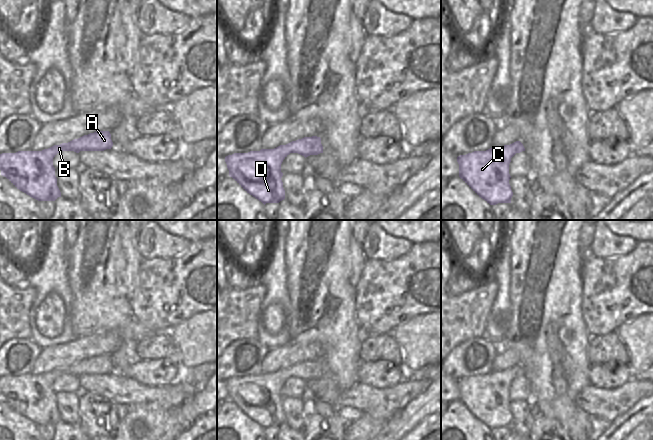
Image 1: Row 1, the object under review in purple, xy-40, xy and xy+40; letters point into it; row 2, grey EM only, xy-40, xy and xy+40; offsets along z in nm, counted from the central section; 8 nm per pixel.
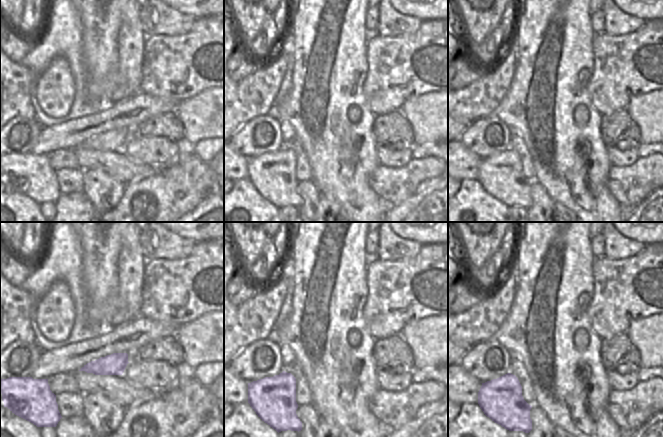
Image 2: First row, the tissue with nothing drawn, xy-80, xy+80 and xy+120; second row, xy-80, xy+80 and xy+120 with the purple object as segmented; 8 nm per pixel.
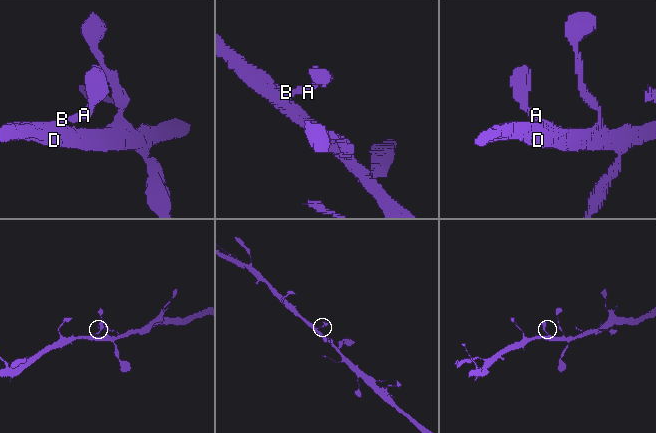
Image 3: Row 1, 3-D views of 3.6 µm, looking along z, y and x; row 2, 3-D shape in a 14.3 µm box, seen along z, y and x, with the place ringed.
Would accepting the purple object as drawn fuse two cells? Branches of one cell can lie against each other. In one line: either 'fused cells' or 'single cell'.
single cell

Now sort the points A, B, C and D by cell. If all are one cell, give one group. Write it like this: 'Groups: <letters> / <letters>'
Groups: A B C D

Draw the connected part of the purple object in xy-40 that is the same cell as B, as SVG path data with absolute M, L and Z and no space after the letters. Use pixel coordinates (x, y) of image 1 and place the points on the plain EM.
M96 355L42 375L2 377L1 399L17 413L38 425L55 425L61 421L61 416L57 410L53 382L60 375L104 375L112 370L109 355Z

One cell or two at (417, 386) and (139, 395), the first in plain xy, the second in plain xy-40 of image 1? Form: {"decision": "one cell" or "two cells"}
{"decision": "one cell"}

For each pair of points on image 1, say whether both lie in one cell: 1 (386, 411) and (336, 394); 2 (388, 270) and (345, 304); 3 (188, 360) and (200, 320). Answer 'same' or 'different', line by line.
1: same
2: different
3: same

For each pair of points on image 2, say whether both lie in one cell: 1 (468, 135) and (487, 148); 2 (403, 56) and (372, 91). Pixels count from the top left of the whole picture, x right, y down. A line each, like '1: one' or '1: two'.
1: one
2: one

